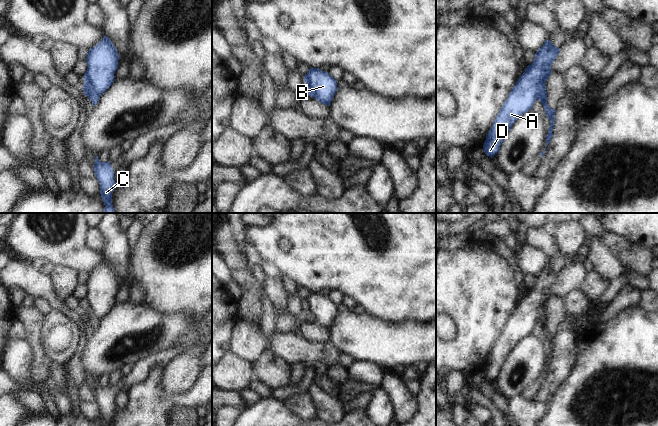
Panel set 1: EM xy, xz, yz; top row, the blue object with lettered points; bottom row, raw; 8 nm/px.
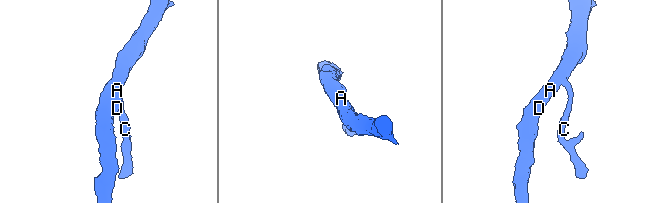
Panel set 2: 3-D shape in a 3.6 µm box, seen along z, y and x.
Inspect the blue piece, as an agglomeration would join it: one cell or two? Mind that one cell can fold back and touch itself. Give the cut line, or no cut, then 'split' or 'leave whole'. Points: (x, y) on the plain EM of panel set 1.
xy (84, 307), (87, 307), (99, 320) | split

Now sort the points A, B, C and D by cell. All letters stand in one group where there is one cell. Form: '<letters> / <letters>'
A B D / C

